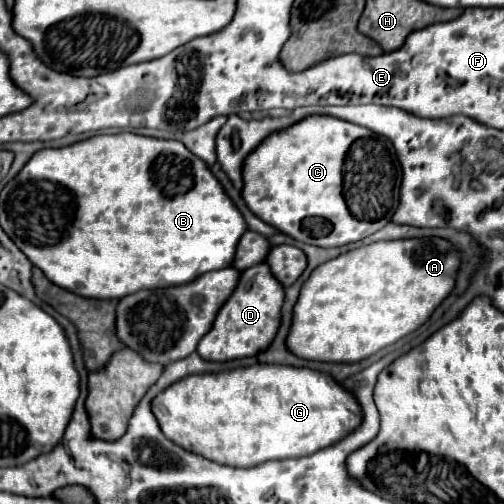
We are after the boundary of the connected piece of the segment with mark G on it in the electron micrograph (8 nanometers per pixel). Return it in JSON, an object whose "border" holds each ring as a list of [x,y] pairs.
{"border":[[[255,363],[251,367],[191,375],[153,401],[161,431],[175,445],[221,465],[255,467],[267,461],[313,455],[363,423],[363,411],[329,373],[305,367]]]}

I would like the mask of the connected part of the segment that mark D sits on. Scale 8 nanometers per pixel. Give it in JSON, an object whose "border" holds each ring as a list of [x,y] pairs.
{"border":[[[267,263],[249,267],[241,273],[239,285],[229,301],[219,309],[211,331],[199,341],[197,353],[207,361],[233,361],[241,357],[257,357],[263,353],[281,325],[281,307],[285,301],[283,285],[267,271]]]}

